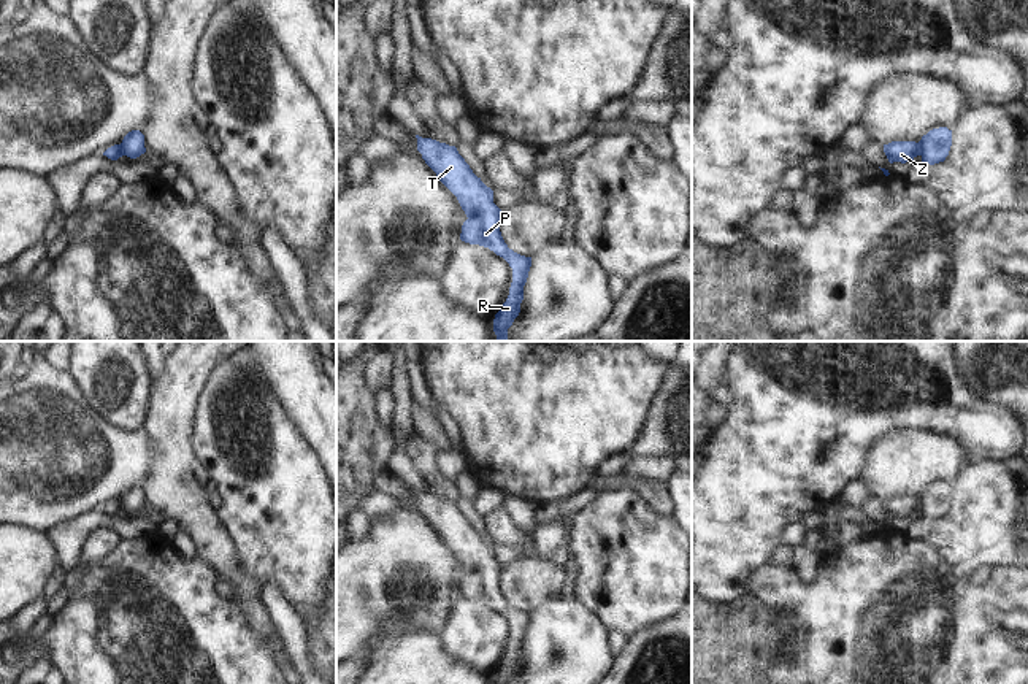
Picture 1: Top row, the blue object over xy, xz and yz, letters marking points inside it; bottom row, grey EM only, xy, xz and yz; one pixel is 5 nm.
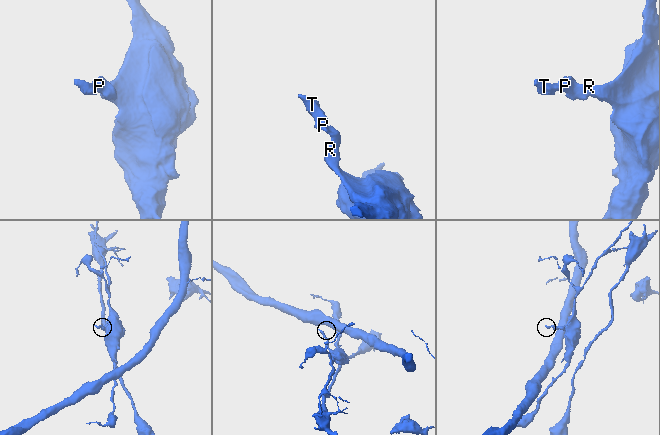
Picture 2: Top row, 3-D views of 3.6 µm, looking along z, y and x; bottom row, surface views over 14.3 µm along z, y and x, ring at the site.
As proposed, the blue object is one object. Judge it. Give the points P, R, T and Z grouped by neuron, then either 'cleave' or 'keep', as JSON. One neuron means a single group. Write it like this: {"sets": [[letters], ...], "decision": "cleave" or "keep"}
{"sets": [["P", "R", "T", "Z"]], "decision": "keep"}

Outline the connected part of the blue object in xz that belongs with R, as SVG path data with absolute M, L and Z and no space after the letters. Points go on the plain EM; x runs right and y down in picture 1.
M419 490L416 494L422 514L457 552L468 573L462 581L460 595L489 603L512 624L509 651L493 674L493 684L509 684L520 668L531 613L508 603L500 587L501 565L493 559L493 546L473 528L457 503Z

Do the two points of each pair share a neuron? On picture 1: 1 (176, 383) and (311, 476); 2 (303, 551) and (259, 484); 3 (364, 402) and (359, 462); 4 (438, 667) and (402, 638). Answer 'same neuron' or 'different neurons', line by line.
1: different neurons
2: same neuron
3: same neuron
4: same neuron

